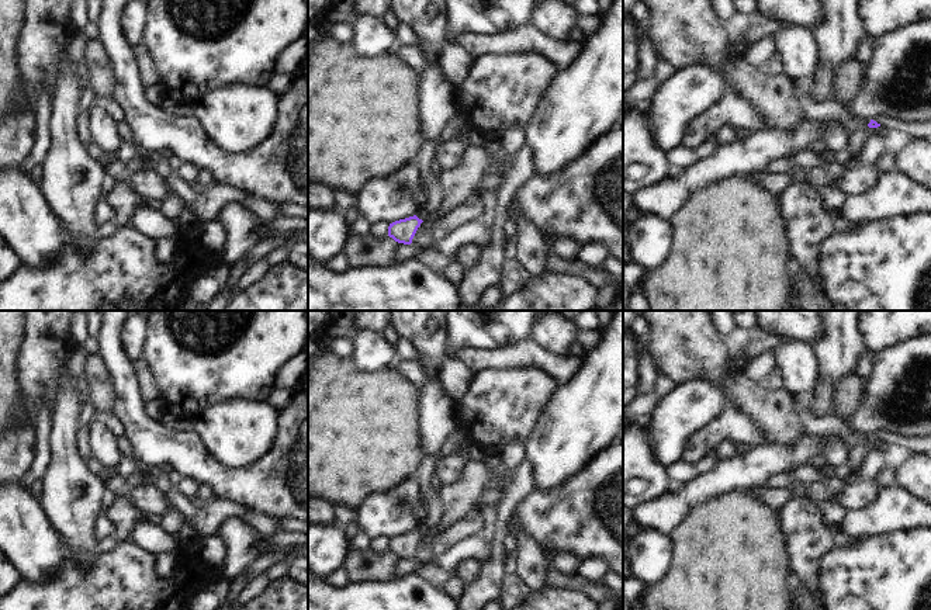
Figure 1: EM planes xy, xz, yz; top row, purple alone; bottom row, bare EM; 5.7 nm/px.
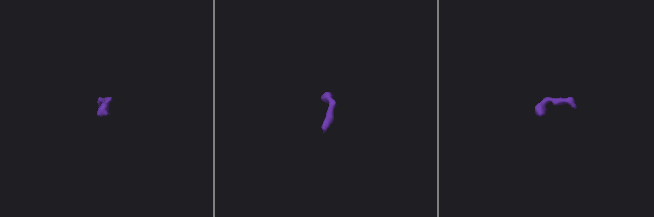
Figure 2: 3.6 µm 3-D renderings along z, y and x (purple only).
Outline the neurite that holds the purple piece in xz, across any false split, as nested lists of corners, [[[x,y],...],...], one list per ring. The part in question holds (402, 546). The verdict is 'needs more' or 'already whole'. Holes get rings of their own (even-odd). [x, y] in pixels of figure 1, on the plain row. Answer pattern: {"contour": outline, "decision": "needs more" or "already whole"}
{"contour": [[[457,427],[453,437],[444,440],[439,451],[433,455],[425,455],[416,468],[416,479],[419,482],[419,493],[428,503],[426,517],[419,521],[416,530],[395,536],[388,541],[388,551],[398,558],[411,559],[412,554],[425,534],[436,531],[442,524],[442,499],[430,486],[433,479],[433,467],[444,455],[454,454],[461,430]]], "decision": "needs more"}

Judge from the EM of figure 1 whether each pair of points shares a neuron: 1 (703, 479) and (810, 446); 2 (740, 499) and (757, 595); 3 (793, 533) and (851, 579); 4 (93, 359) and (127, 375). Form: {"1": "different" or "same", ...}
{"1": "same", "2": "same", "3": "different", "4": "different"}

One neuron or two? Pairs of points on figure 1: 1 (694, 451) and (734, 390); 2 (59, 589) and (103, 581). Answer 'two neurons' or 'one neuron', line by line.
1: two neurons
2: one neuron

